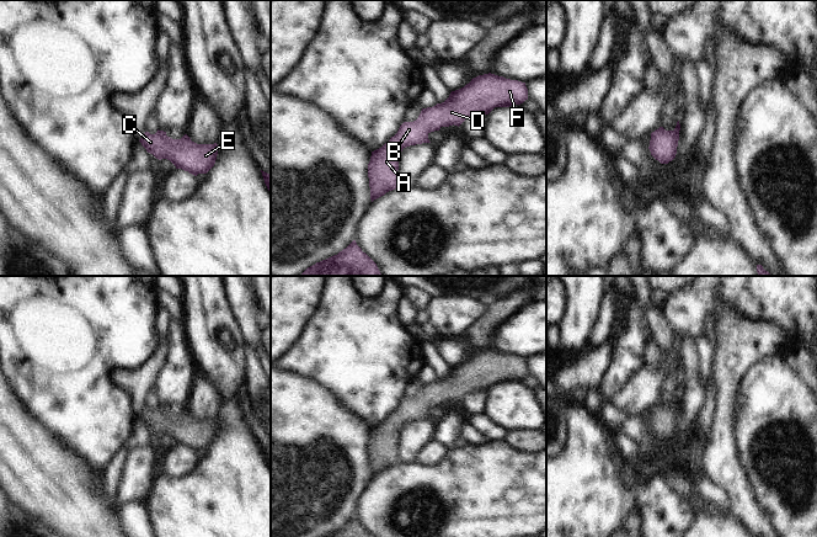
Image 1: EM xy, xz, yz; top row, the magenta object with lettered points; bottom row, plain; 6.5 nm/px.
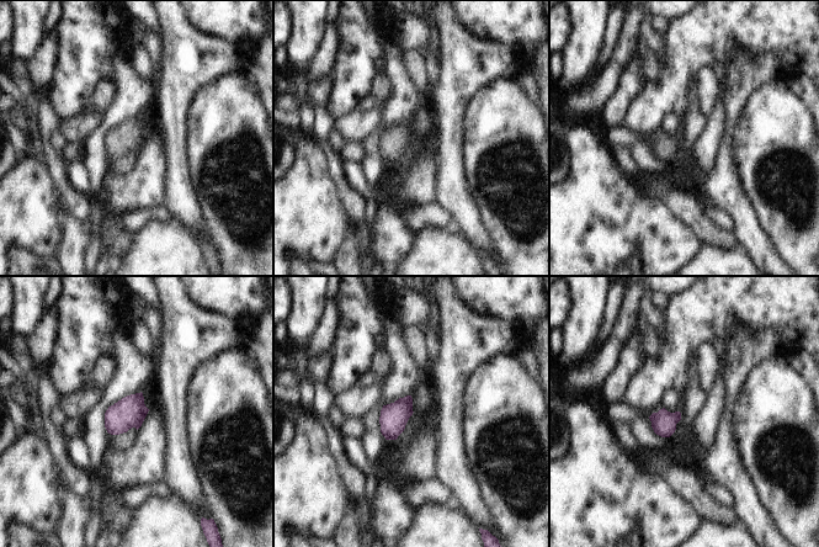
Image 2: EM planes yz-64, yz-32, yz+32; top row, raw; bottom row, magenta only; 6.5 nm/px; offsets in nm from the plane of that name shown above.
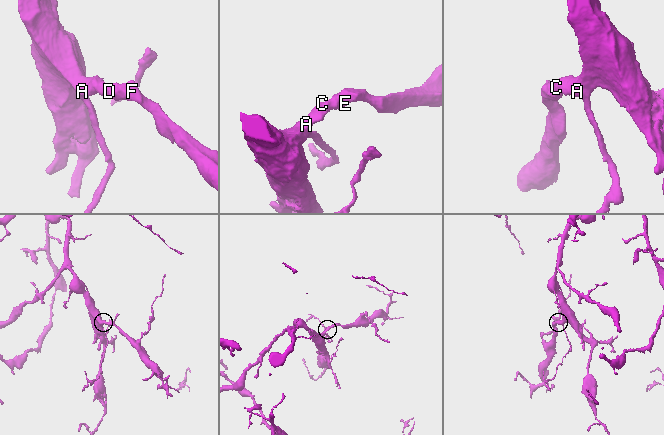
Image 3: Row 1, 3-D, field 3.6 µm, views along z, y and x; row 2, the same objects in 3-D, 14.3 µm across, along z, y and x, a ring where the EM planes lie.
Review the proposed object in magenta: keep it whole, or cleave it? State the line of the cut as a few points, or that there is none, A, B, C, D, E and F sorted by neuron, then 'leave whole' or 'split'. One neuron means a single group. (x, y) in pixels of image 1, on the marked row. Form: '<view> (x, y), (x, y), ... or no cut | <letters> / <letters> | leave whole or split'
no cut | A B C D E F | leave whole

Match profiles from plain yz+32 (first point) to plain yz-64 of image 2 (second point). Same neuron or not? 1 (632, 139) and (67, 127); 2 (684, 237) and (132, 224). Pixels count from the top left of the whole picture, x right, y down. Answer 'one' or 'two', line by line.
1: two
2: two

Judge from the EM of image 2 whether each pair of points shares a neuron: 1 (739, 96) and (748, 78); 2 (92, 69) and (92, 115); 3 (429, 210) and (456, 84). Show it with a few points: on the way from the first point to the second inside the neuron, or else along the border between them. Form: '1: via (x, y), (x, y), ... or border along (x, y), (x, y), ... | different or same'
1: via (739, 91), (739, 86), (743, 83) | same
2: border along (90, 100), (81, 111), (65, 117) | different
3: border along (436, 201), (450, 213), (453, 226) | different

